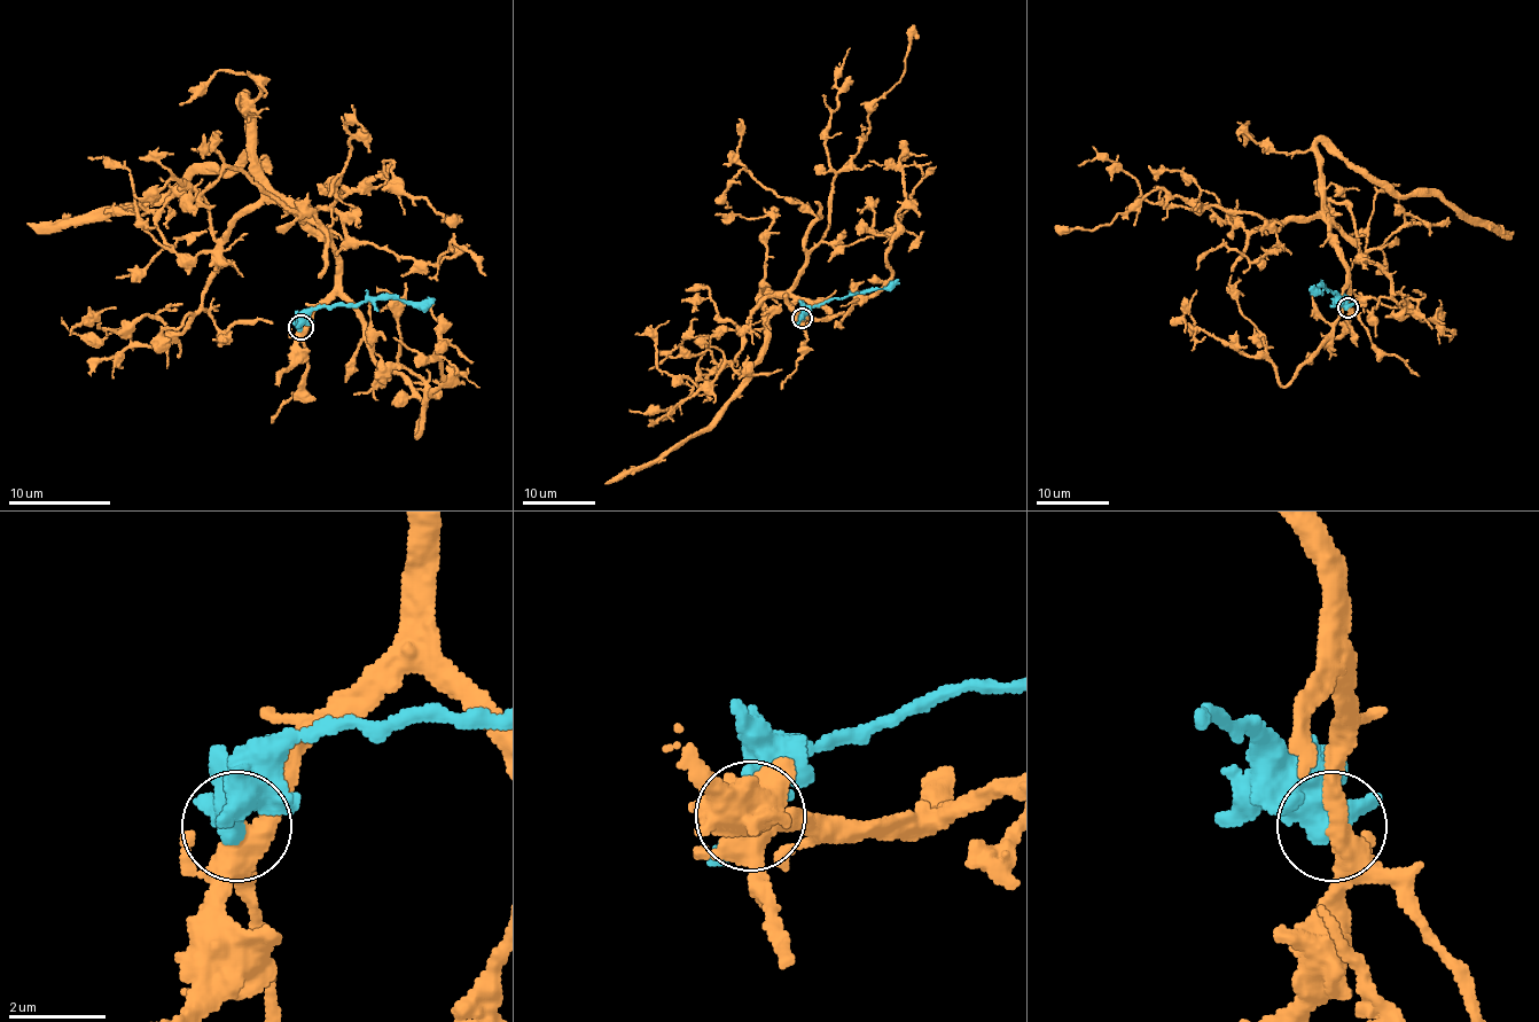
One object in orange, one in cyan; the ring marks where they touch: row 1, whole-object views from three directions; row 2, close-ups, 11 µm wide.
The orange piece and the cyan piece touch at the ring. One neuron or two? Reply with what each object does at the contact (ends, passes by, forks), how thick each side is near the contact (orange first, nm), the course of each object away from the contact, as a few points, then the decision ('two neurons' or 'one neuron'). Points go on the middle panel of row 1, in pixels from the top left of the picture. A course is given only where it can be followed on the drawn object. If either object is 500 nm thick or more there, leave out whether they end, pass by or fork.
calibres 440 and 500 nm; course orange (803, 318), (827, 318), (827, 312), (807, 299), (763, 289), (765, 342), (752, 379), (704, 430), (606, 483); course cyan (802, 318), (817, 305), (890, 289), (899, 280); two neurons

